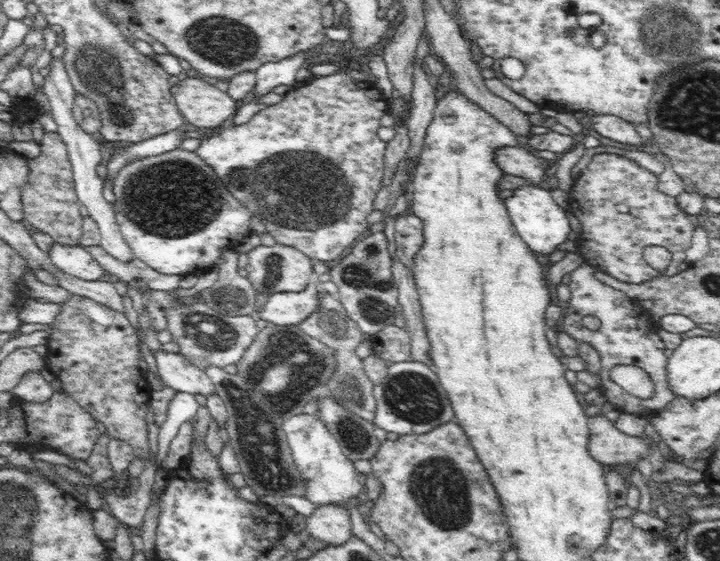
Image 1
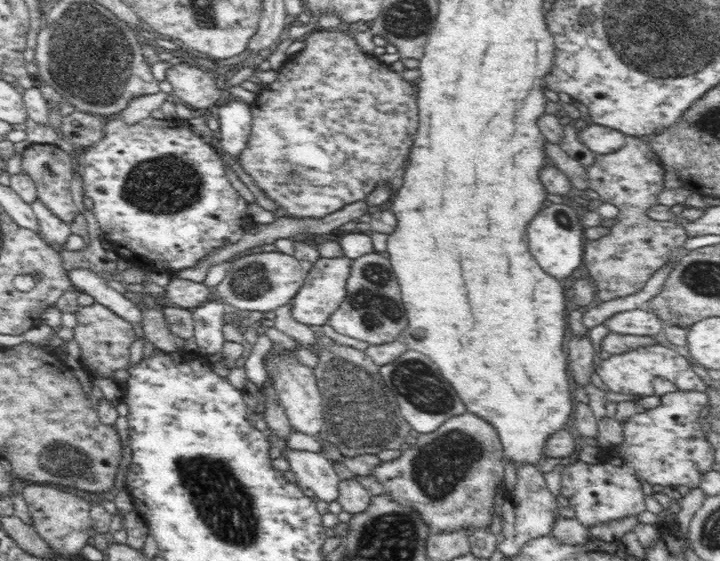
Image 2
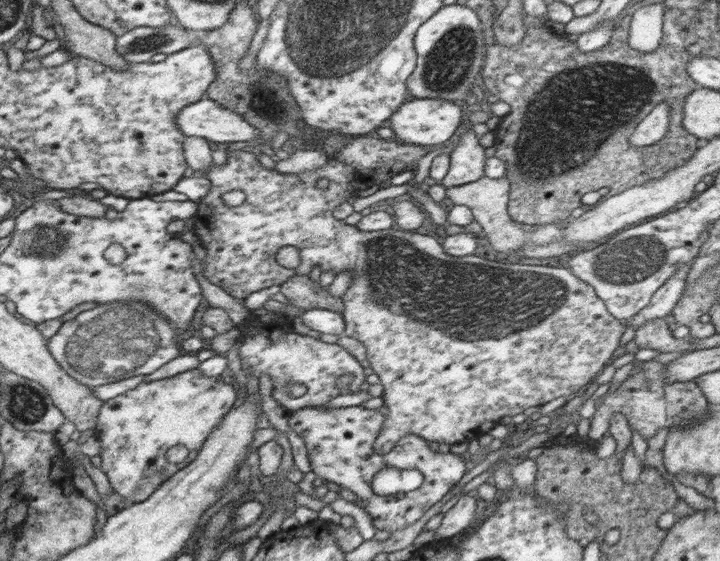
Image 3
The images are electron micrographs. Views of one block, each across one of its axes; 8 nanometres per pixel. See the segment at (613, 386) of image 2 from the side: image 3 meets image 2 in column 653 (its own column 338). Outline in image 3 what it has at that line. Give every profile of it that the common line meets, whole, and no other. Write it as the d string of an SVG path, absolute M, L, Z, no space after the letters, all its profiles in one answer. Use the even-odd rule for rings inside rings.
M275 315L266 323L261 319L250 319L250 325L244 329L244 338L239 338L240 348L238 348L238 356L242 364L248 368L248 377L260 379L264 374L270 377L274 384L272 398L279 403L284 409L290 411L300 410L306 407L320 407L321 405L330 402L331 399L339 396L340 388L337 382L342 376L353 376L353 382L350 382L349 388L356 393L360 391L360 385L366 381L368 371L362 368L360 362L351 356L344 348L341 348L338 343L326 343L320 339L316 339L306 335L293 333L291 328L292 322L284 316ZM293 382L302 382L307 387L306 395L299 398L291 398L285 388Z

